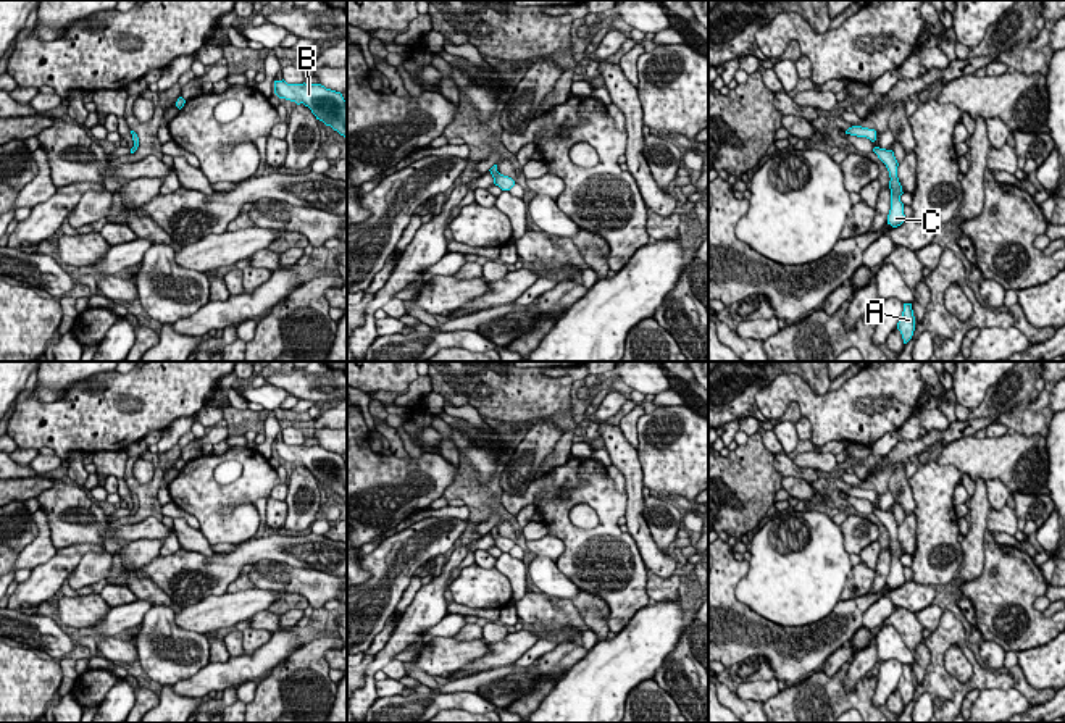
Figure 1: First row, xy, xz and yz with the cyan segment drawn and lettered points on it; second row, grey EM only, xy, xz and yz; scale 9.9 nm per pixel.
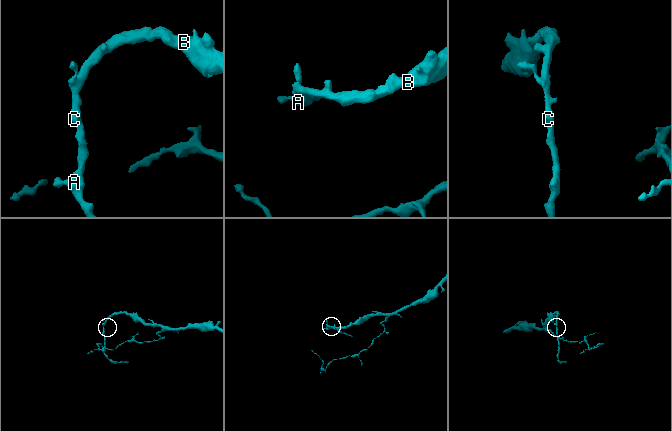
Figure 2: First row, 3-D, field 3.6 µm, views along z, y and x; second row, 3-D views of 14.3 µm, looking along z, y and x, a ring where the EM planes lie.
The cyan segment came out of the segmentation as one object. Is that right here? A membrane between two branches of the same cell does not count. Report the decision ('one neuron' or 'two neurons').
one neuron

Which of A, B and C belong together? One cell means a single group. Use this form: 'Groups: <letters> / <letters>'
Groups: A B C

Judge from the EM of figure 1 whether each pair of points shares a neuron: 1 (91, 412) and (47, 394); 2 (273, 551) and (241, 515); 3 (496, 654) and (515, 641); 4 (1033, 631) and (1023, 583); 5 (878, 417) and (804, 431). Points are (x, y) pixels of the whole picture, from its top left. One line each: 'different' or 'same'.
1: different
2: different
3: same
4: same
5: different

